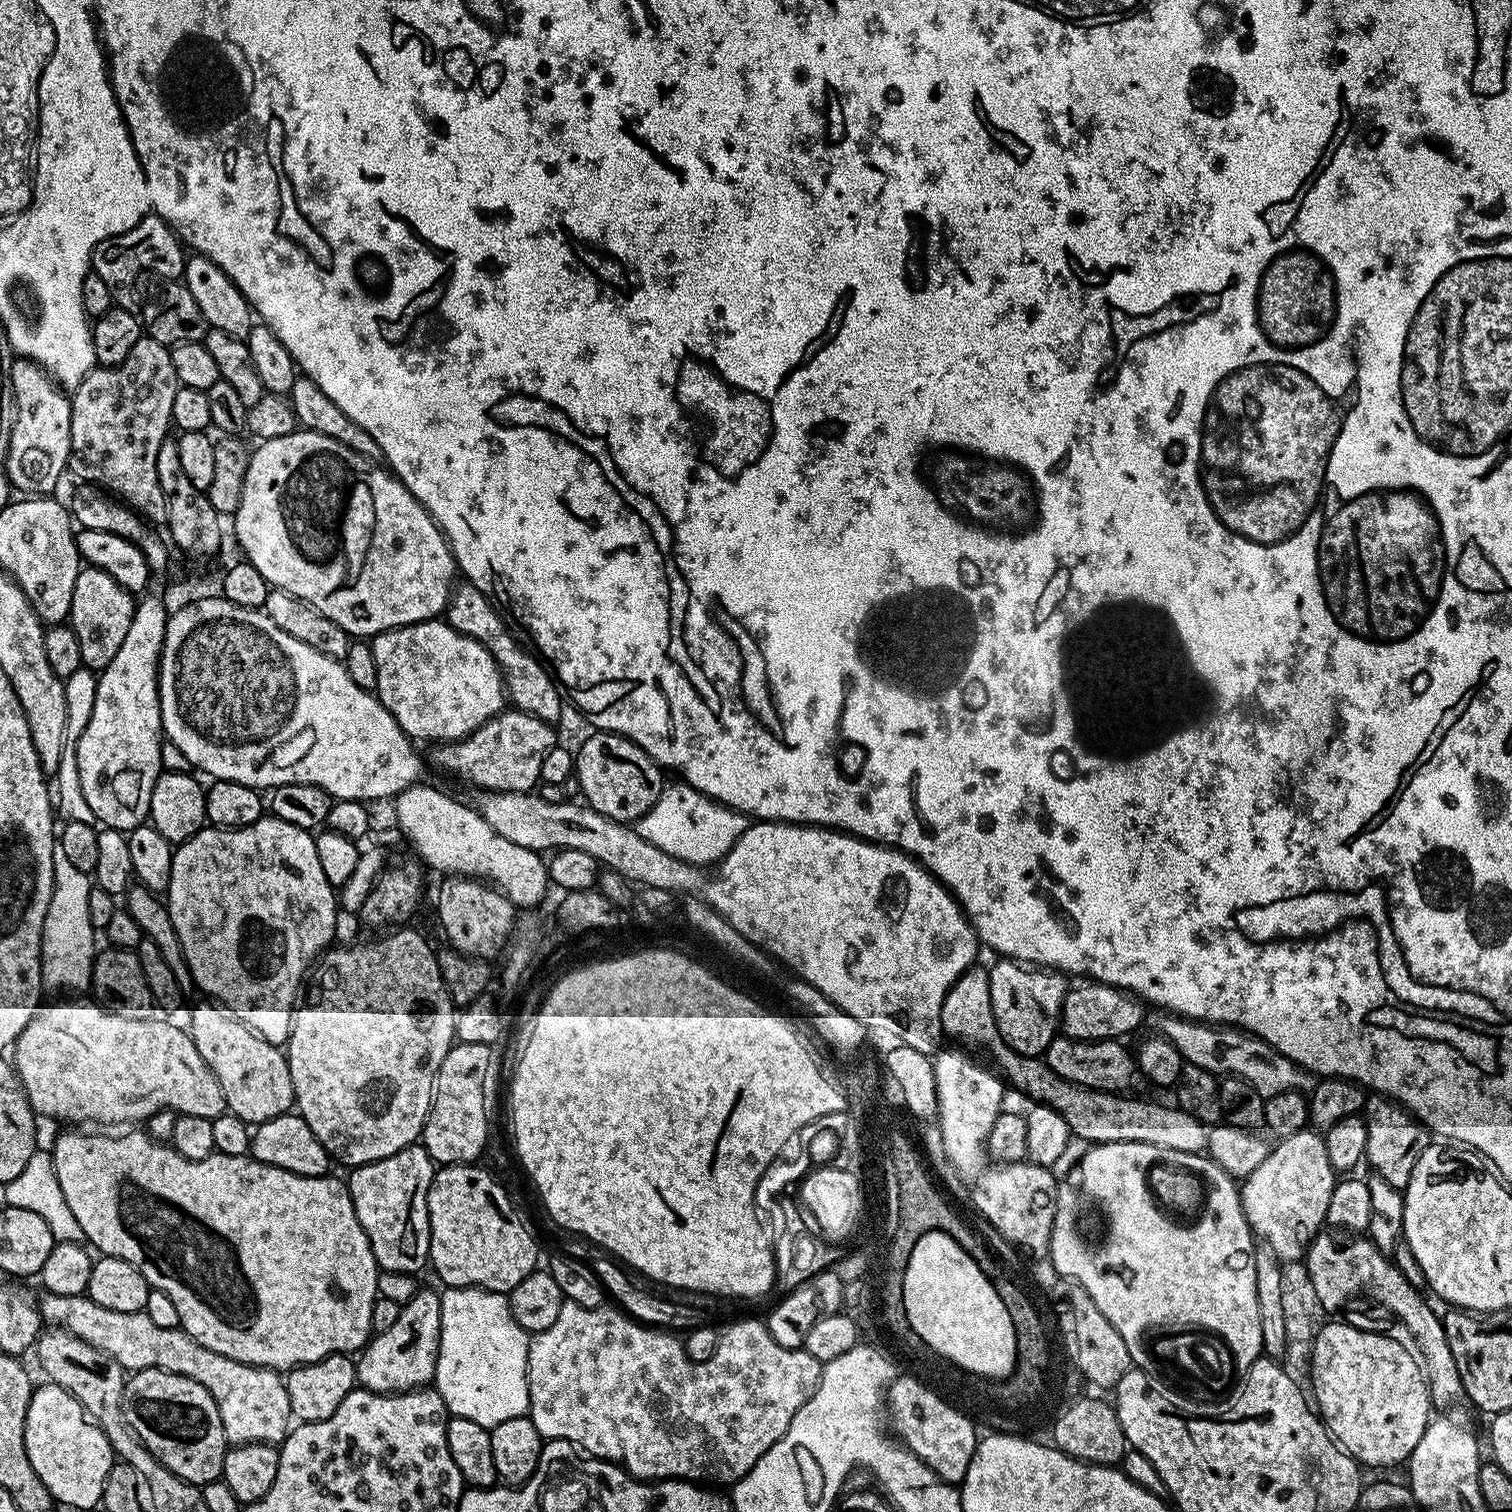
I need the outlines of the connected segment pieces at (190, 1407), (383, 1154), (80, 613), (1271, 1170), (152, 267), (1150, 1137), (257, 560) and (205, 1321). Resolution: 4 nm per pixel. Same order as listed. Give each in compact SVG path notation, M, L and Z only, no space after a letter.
M161 1368L133 1371L124 1386L124 1416L135 1430L137 1438L150 1450L150 1454L154 1454L154 1458L158 1458L166 1470L178 1474L178 1478L203 1486L223 1477L226 1441L222 1418L214 1398L210 1398L210 1394L198 1382L173 1372L163 1372Z
M401 926L389 931L381 940L372 940L369 944L352 944L349 948L332 946L319 957L318 963L311 969L312 985L308 988L308 997L293 1011L292 1029L288 1035L286 1055L290 1066L290 1078L294 1086L294 1104L298 1115L314 1130L314 1134L322 1142L329 1157L341 1160L347 1166L359 1166L378 1162L382 1158L390 1158L390 1154L398 1154L398 1150L409 1148L424 1135L424 1123L428 1121L428 1112L432 1108L432 1093L436 1087L436 1075L442 1066L442 1058L454 1047L456 1040L457 1005L452 1003L450 994L442 982L442 974L438 970L436 952L428 945L428 940L412 926Z
M81 567L78 582L74 582L74 598L70 606L70 623L74 634L78 634L78 643L82 649L84 667L103 670L114 662L114 654L126 642L126 633L130 631L132 615L136 612L133 593L127 590L110 574L100 568Z
M1303 1130L1276 1145L1266 1162L1239 1185L1240 1201L1253 1237L1265 1240L1267 1251L1281 1265L1294 1264L1307 1257L1309 1244L1325 1227L1330 1194L1336 1189L1338 1176L1326 1158L1324 1138L1319 1131Z
M149 214L130 230L103 240L92 251L91 271L98 273L102 282L106 282L113 290L120 290L127 284L134 283L139 272L157 272L157 277L175 280L184 274L186 251L183 247L185 245L181 237L161 216Z
M973 966L963 972L954 982L952 989L946 994L942 1002L942 1014L940 1021L944 1027L945 1037L953 1036L961 1045L972 1048L985 1048L992 1055L991 1063L998 1069L999 1075L1009 1085L1012 1084L1024 1096L1029 1096L1036 1104L1045 1104L1047 1108L1053 1108L1068 1124L1069 1133L1075 1139L1087 1142L1089 1145L1113 1144L1114 1142L1138 1142L1139 1144L1153 1144L1154 1146L1166 1146L1170 1150L1182 1150L1183 1152L1203 1153L1208 1146L1208 1134L1205 1125L1195 1120L1191 1114L1179 1106L1167 1108L1164 1104L1151 1104L1148 1100L1135 1100L1132 1094L1117 1094L1105 1092L1099 1088L1087 1088L1081 1084L1070 1082L1066 1078L1056 1076L1054 1070L1042 1058L1034 1056L1019 1056L1019 1054L1008 1047L1005 1040L1000 1038L1000 1031L994 1022L994 1010L990 1006L990 982L988 973L980 966Z
M297 430L286 434L286 438L266 440L255 446L257 448L251 449L248 458L246 478L242 482L242 498L234 513L236 540L240 543L241 550L248 555L245 556L247 563L254 565L258 574L266 578L269 586L281 588L283 592L302 598L310 606L326 614L326 618L342 626L342 630L346 630L352 638L371 638L391 628L404 628L407 624L435 620L447 609L448 599L452 596L454 581L457 579L455 576L458 576L456 559L452 556L452 550L439 524L424 509L423 504L414 498L414 494L410 494L408 487L396 479L395 475L389 474L379 463L367 460L362 454L350 450L350 446L342 446L342 442L334 438L326 438L326 434L317 432Z
M80 1130L64 1132L50 1147L54 1174L58 1174L58 1186L62 1186L62 1195L70 1205L78 1226L82 1226L84 1240L97 1253L130 1262L146 1278L152 1288L162 1290L174 1302L178 1309L180 1327L195 1338L206 1350L234 1358L243 1364L252 1364L256 1368L273 1370L291 1370L303 1364L313 1364L327 1356L356 1354L367 1345L373 1335L370 1314L374 1310L377 1298L376 1283L380 1277L378 1265L370 1242L358 1222L354 1210L352 1195L348 1193L347 1183L343 1179L335 1180L332 1174L327 1176L303 1176L266 1162L258 1162L247 1156L221 1156L213 1154L201 1160L187 1160L168 1144L157 1144L149 1138L147 1131L128 1132L125 1136L83 1136Z

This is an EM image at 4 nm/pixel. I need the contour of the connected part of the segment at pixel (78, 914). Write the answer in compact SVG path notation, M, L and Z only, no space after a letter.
M59 846L54 847L54 890L46 910L40 947L40 979L45 989L89 987L94 959L94 929L88 905L92 888L89 873L78 870L78 866L66 859L66 853Z

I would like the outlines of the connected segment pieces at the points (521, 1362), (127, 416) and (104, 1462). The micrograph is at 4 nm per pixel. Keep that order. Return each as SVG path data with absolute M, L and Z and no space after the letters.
M485 1288L443 1289L442 1330L440 1331L440 1353L436 1363L434 1387L440 1393L449 1413L458 1418L470 1418L478 1426L492 1429L510 1418L528 1416L528 1361L529 1333L514 1318L508 1305L508 1297L502 1292L487 1292Z
M144 334L140 340L134 343L133 349L130 354L118 365L112 367L93 367L91 372L86 374L86 378L79 384L71 393L70 399L72 402L72 417L70 418L70 454L68 455L68 468L77 477L75 478L80 482L87 482L95 484L109 493L115 494L120 497L127 505L139 512L141 517L144 517L149 523L154 522L165 523L168 518L168 503L166 502L165 494L162 492L162 486L158 482L158 450L162 446L164 440L169 439L170 432L168 428L173 427L172 411L174 410L174 394L178 387L178 381L174 374L174 362L172 361L172 353L169 345L162 342L154 342L148 335Z
M44 1382L30 1398L24 1431L30 1466L48 1487L53 1501L72 1508L92 1508L104 1499L104 1483L114 1463L114 1453L99 1424L93 1422L84 1405L64 1388Z

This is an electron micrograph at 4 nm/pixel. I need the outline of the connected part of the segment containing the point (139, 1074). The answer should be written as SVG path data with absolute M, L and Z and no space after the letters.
M72 1000L69 1004L45 1003L37 1008L11 1049L10 1059L37 1117L69 1120L72 1123L69 1125L80 1126L83 1120L93 1120L96 1124L144 1122L150 1114L163 1108L171 1108L181 1116L197 1116L210 1121L224 1113L222 1086L218 1086L218 1078L214 1078L206 1062L202 1062L202 1054L198 1054L185 1029L183 1032L178 1025L157 1018L126 1018L88 1000Z

